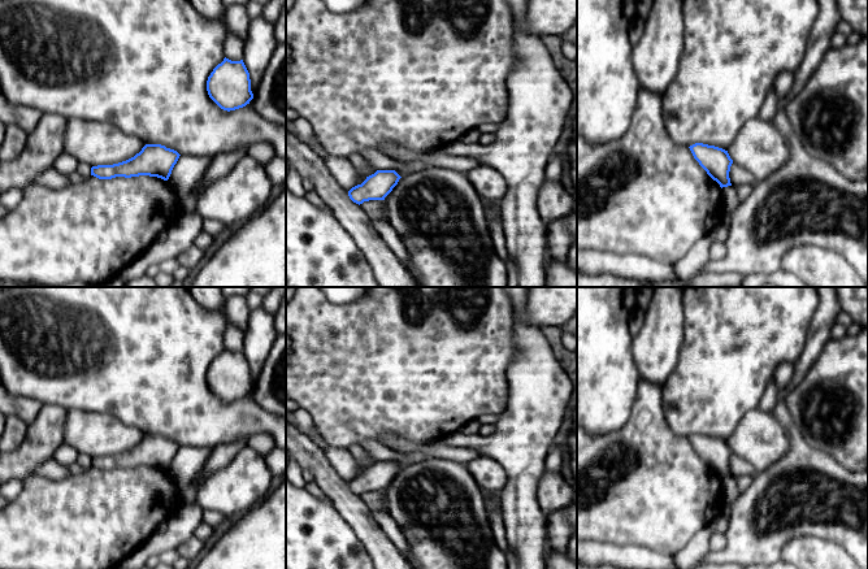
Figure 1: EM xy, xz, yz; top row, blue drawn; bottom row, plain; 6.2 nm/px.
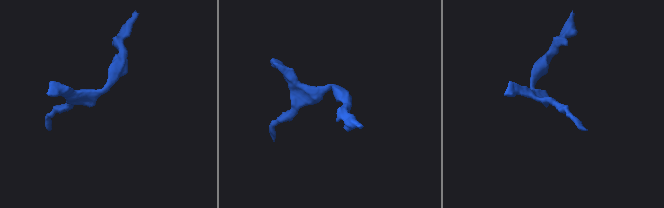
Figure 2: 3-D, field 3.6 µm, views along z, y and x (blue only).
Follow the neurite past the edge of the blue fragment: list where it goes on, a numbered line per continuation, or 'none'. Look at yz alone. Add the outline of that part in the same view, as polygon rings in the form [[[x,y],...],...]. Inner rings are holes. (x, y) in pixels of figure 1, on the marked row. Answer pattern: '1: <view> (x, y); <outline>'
none

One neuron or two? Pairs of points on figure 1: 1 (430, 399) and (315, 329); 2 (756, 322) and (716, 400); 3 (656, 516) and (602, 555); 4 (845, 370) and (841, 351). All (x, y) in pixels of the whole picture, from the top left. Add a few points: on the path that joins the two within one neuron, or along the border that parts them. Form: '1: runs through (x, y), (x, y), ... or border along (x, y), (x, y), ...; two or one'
1: runs through (402, 370), (396, 365), (352, 365), (343, 356); one
2: runs through (745, 342), (742, 350), (724, 368), (717, 381); one
3: border along (590, 539), (647, 547); two
4: runs through (845, 365), (841, 356); one

